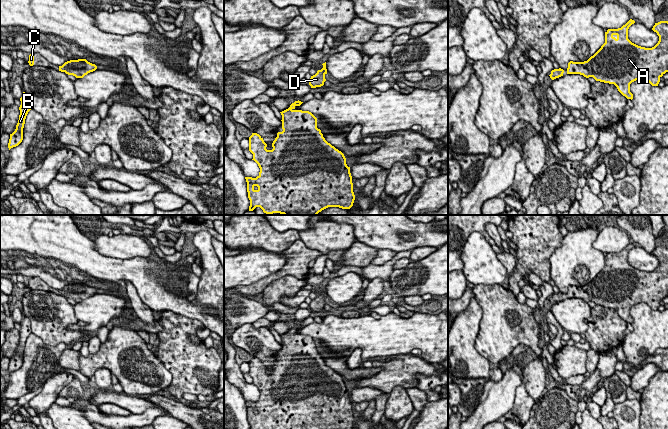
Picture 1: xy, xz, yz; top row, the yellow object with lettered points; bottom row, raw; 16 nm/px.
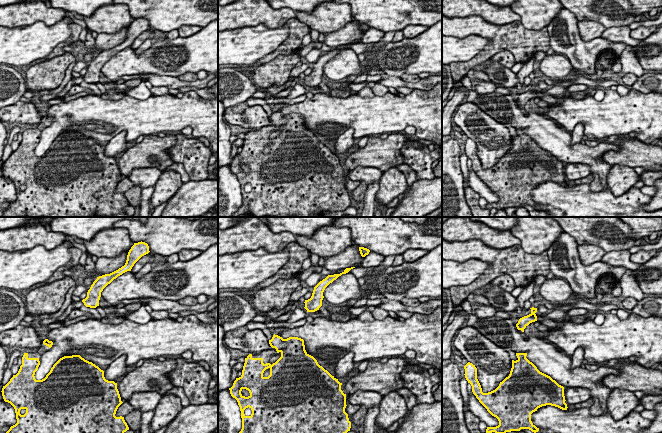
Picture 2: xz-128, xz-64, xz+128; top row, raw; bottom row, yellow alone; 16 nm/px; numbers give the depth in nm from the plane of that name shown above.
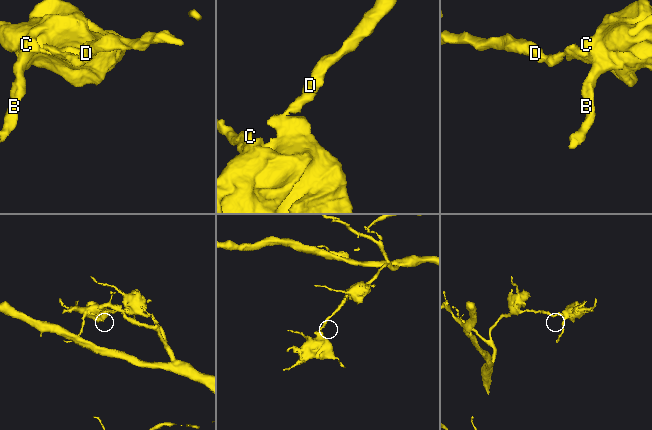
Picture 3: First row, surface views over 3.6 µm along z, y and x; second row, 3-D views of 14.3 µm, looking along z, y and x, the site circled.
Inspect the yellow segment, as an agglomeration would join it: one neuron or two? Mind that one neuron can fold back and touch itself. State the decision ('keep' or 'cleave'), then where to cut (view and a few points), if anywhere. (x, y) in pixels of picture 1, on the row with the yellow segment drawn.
keep; no cut

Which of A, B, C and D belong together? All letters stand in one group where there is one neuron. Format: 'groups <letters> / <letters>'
groups A B C D

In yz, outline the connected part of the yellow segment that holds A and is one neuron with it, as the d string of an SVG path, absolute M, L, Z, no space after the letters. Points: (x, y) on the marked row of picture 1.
M630 19L621 28L608 29L601 48L587 61L570 61L567 74L580 74L614 84L623 96L631 100L632 82L646 79L652 86L658 86L660 78L668 72L668 21L653 26L659 41L652 48L638 46L628 39L628 29L634 23Z

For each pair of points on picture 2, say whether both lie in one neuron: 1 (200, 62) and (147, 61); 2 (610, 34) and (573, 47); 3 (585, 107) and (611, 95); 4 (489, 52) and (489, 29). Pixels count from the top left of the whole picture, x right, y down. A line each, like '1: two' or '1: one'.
1: one
2: two
3: one
4: one

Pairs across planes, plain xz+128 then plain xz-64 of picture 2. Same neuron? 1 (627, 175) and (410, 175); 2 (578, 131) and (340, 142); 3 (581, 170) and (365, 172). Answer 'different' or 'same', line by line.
1: different
2: same
3: same

